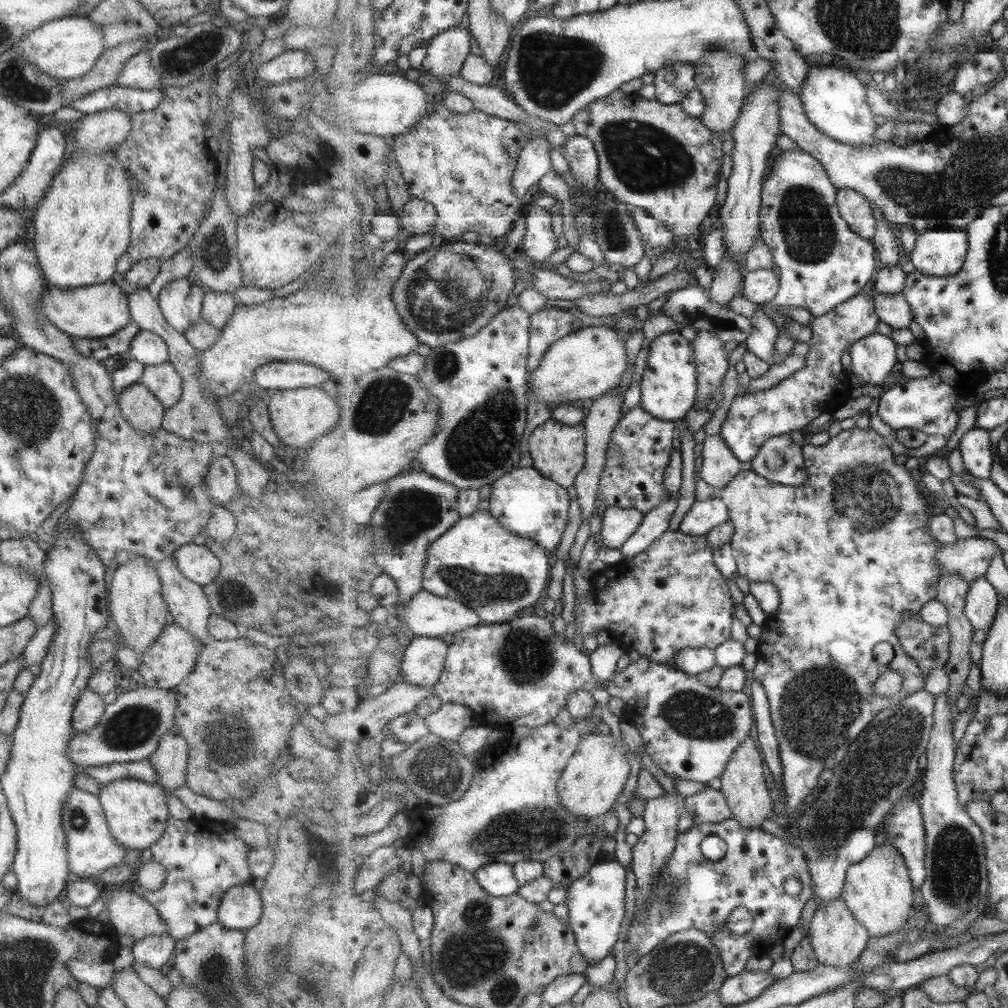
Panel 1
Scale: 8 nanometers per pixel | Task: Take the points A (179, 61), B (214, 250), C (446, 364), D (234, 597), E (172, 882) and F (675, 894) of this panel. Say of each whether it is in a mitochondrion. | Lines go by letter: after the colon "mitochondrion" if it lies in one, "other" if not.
A: mitochondrion
B: mitochondrion
C: mitochondrion
D: mitochondrion
E: other
F: mitochondrion

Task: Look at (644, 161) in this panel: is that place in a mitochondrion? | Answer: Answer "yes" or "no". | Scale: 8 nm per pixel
yes

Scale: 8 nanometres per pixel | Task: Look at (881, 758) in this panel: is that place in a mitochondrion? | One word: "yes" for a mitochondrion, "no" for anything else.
yes

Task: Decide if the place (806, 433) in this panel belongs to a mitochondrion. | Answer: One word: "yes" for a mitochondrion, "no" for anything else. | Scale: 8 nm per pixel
no

